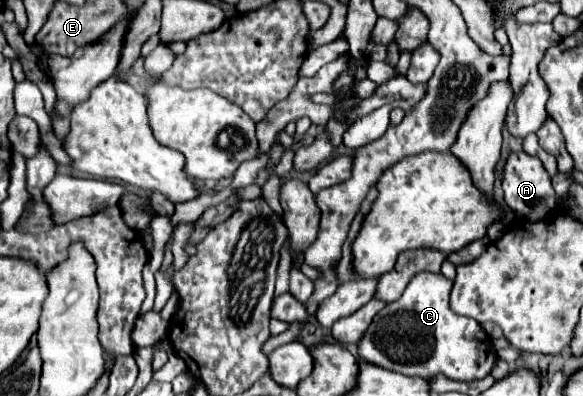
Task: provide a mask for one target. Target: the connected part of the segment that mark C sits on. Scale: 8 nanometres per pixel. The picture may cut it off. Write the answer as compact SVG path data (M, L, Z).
M420 272L406 286L400 300L386 304L372 320L368 332L358 344L358 354L382 368L428 378L428 374L446 374L452 380L478 380L486 378L498 356L492 340L484 328L466 316L458 316L450 310L450 292L454 282L444 274Z

